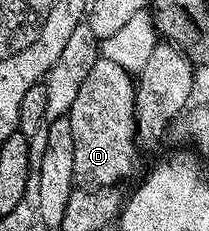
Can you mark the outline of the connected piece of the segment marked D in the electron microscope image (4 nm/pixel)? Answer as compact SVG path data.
M98 59L86 76L86 82L82 82L82 90L78 90L78 98L74 98L74 106L70 106L68 111L68 121L70 122L70 130L74 134L74 178L76 184L83 186L88 190L95 190L97 188L110 188L119 185L119 180L124 180L132 172L132 163L136 160L136 140L138 141L138 133L136 131L136 86L130 72L117 63Z

